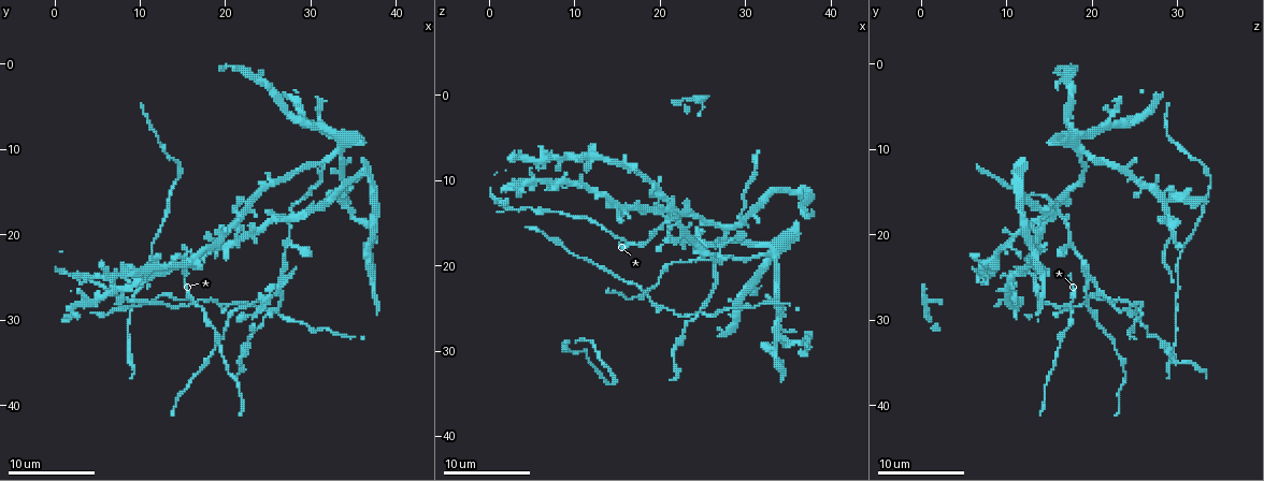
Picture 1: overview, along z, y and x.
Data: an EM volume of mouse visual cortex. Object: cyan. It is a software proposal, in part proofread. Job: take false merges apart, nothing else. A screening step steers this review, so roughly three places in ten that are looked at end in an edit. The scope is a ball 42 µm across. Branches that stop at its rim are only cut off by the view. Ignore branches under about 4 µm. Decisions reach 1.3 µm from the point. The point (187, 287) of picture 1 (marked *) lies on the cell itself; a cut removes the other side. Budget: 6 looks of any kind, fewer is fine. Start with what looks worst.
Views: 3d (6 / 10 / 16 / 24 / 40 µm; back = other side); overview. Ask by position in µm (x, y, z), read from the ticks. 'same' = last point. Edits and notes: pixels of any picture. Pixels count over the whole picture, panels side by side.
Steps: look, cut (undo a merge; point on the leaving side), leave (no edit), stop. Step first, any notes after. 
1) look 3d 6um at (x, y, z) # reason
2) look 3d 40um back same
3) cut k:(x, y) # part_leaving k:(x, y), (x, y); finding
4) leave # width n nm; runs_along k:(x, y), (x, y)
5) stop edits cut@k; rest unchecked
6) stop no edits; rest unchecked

look 3d 16um at (26.6, 25.2, 19.8) # looks like a crossing

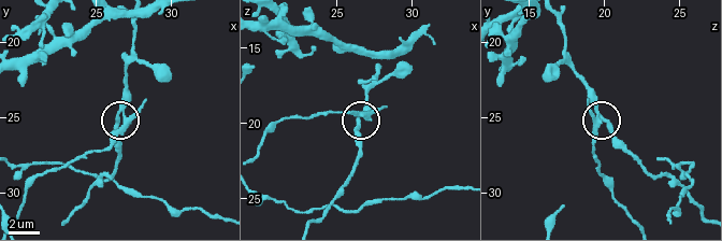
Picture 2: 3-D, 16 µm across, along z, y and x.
look 3d 6um at (26.4, 25.0, 19.8)

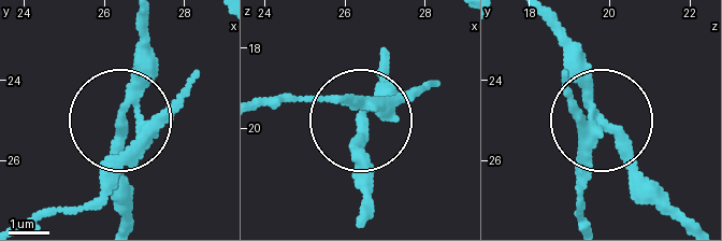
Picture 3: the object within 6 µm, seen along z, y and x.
cut 3:(142, 74) # arms 4; part_leaving 3:(144, 130), (134, 20); a second cell is stuck on

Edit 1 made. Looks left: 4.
look overview

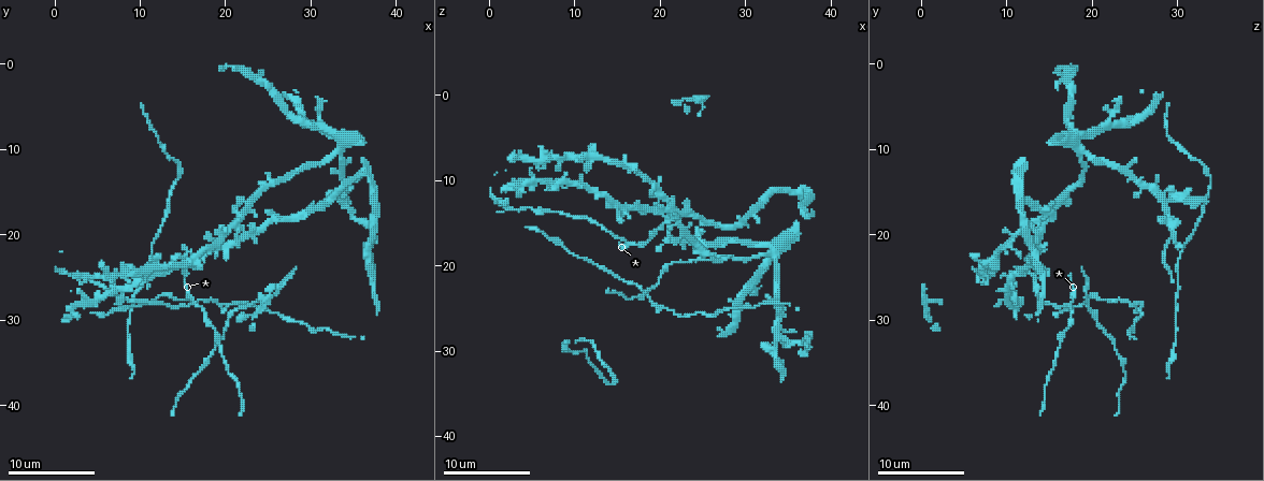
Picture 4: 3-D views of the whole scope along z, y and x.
look 3d 6um at (16.4, 28.2, 17.2) # thin arm on a thick one

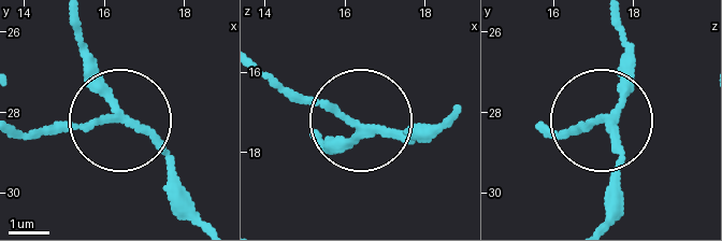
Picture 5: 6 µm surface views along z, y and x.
look 3d 6um back at (16.30, 28.15, 17.35)

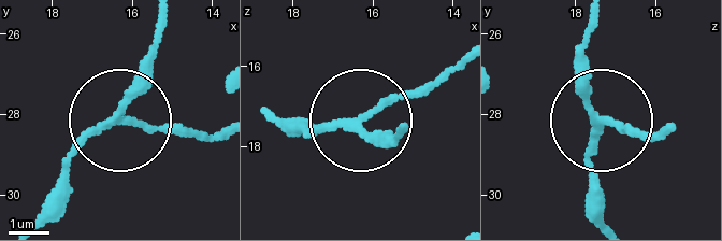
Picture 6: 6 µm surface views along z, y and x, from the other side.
cut 6:(171, 123) # part_leaving 6:(115, 121), (214, 130); a second cell is stuck on

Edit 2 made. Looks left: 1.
stop edits cut@3, cut@6; rest unchecked

